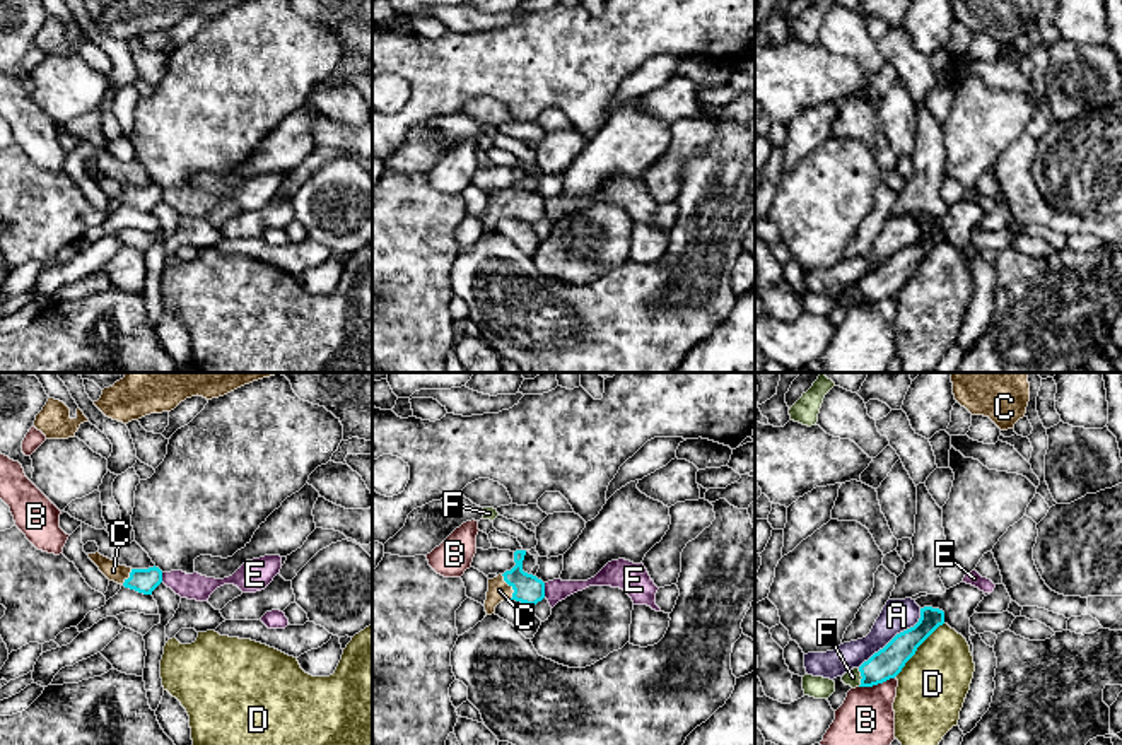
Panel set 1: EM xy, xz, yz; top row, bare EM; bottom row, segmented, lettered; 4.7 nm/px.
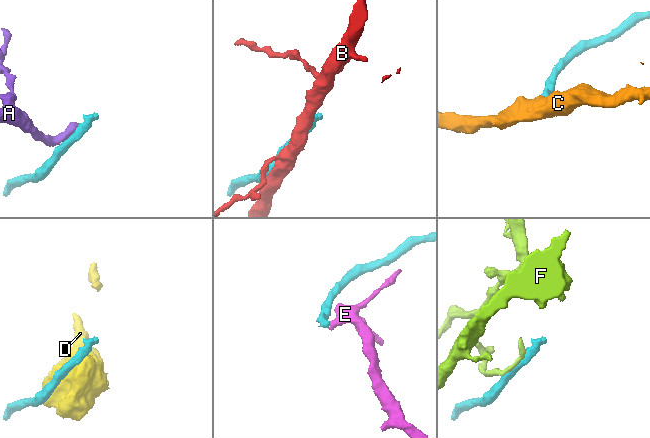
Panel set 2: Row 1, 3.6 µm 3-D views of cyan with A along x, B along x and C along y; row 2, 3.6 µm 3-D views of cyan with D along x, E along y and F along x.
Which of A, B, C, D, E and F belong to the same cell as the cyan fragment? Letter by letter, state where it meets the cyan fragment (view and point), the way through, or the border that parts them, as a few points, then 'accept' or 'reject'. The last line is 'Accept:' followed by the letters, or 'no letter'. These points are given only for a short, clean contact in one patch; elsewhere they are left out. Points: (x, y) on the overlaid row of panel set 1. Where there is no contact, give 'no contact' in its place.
A: meets cyan in yz at (895, 636); border along yz (921, 609), (921, 617), (912, 626), (897, 633), (858, 667); reject
B: meets cyan in yz at (876, 684); reject
C: meets cyan in xz at (509, 585); runs through xz (530, 590), (509, 585), (499, 590); accept
D: meets cyan in yz at (916, 650); reject
E: meets cyan in xz at (543, 590); border along xz (543, 583), (545, 597); reject
F: meets cyan in yz at (861, 675); border along yz (858, 668), (859, 686); reject
Accept: C

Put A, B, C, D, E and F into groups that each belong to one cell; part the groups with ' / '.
A E / B / C / D / F

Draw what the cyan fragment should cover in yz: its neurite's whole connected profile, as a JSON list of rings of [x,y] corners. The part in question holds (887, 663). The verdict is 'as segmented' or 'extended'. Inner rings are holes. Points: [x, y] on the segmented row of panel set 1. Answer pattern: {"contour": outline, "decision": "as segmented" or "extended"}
{"contour": [[[920,608],[920,619],[914,627],[897,634],[883,649],[859,666],[862,677],[859,687],[873,687],[895,678],[917,648],[943,624],[943,610]]], "decision": "as segmented"}

